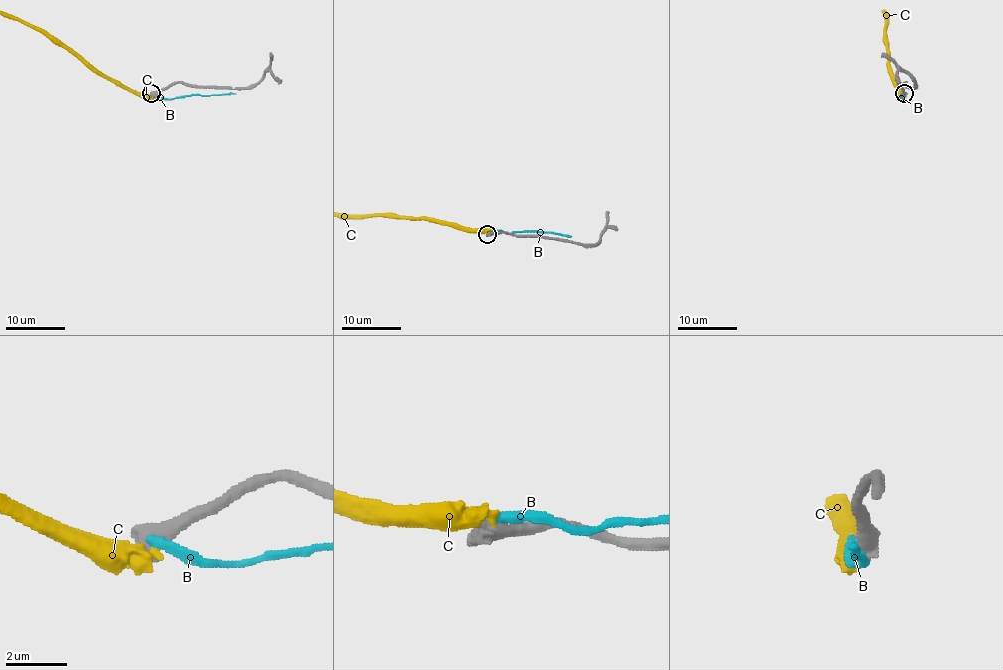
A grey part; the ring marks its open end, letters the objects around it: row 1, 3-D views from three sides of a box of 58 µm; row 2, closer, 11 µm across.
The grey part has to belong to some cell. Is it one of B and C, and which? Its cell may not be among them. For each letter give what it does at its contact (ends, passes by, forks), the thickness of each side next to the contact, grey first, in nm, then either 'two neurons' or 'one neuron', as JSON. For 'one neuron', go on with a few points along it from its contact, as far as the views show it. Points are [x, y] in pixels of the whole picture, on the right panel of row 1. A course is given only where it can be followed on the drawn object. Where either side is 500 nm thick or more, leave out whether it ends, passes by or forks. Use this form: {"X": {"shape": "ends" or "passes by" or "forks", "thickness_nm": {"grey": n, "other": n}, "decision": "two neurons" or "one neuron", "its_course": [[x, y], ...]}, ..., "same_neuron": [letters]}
{"B": {"thickness_nm": {"grey": 750, "other": 380}, "decision": "two neurons"}, "C": {"thickness_nm": {"grey": 700, "other": 440}, "decision": "two neurons"}, "same_neuron": []}

